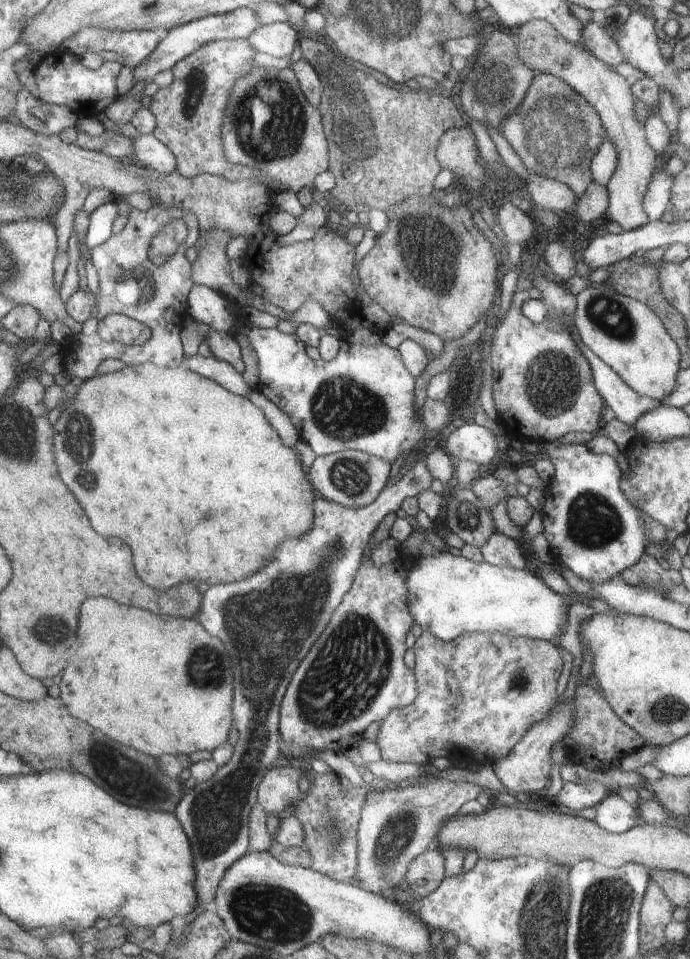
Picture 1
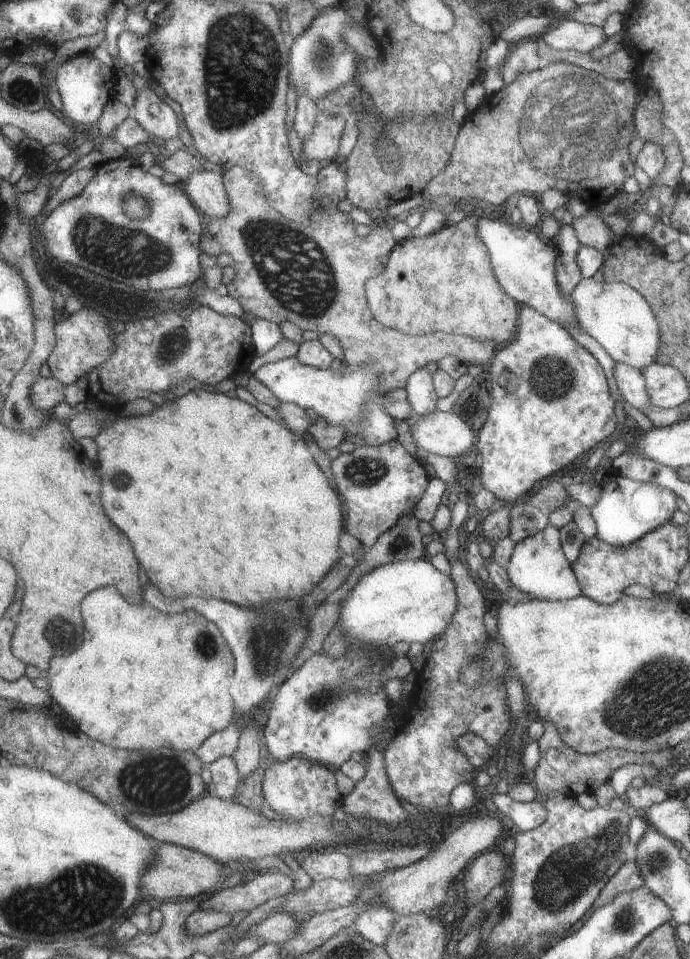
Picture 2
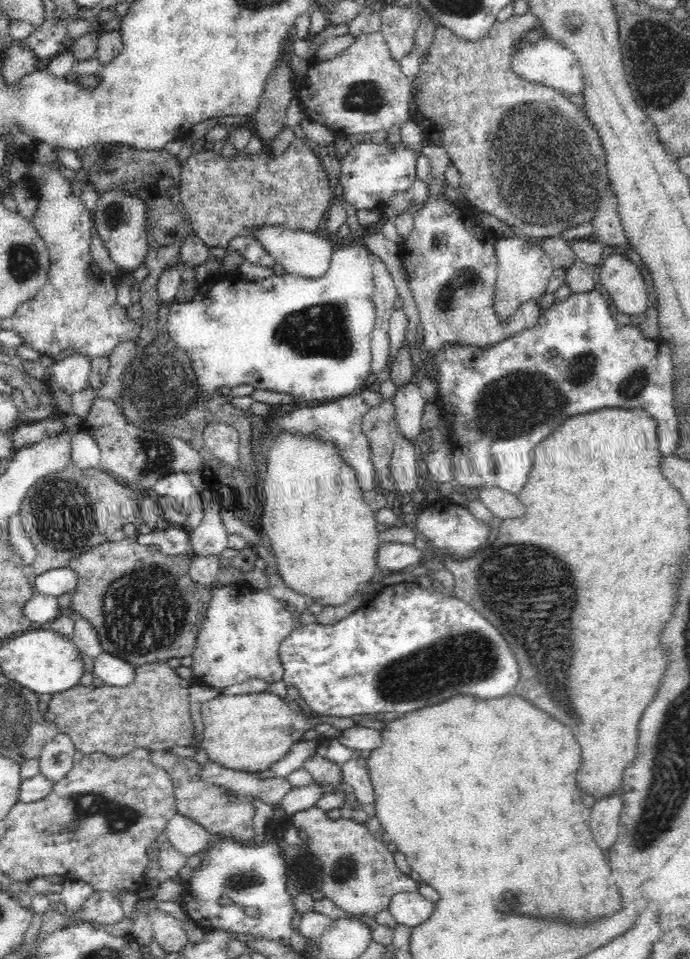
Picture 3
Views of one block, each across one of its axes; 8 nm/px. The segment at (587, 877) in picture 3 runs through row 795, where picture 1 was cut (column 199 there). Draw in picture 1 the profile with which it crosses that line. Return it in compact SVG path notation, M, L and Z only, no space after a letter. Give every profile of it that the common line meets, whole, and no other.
M155 364L128 365L123 370L92 377L84 382L70 406L66 410L57 410L55 450L56 458L60 458L60 474L64 474L64 482L68 482L72 490L76 490L76 498L84 502L84 510L88 510L92 526L96 526L96 530L100 530L100 534L104 536L116 536L122 542L128 542L128 546L136 550L136 570L140 570L140 578L144 578L148 586L158 590L168 590L170 586L188 580L210 584L231 583L236 578L242 580L260 570L268 562L268 558L272 558L272 552L276 552L284 541L308 534L315 525L316 500L312 486L302 470L300 457L296 456L293 448L286 448L262 410L250 399L232 394L227 388L220 386L220 383L183 366L168 368Z

